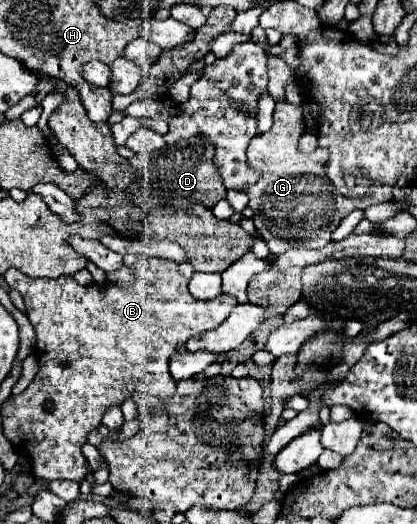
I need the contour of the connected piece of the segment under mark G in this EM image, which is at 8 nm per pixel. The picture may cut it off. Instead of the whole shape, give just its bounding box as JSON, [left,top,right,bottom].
[246,56,392,254]

